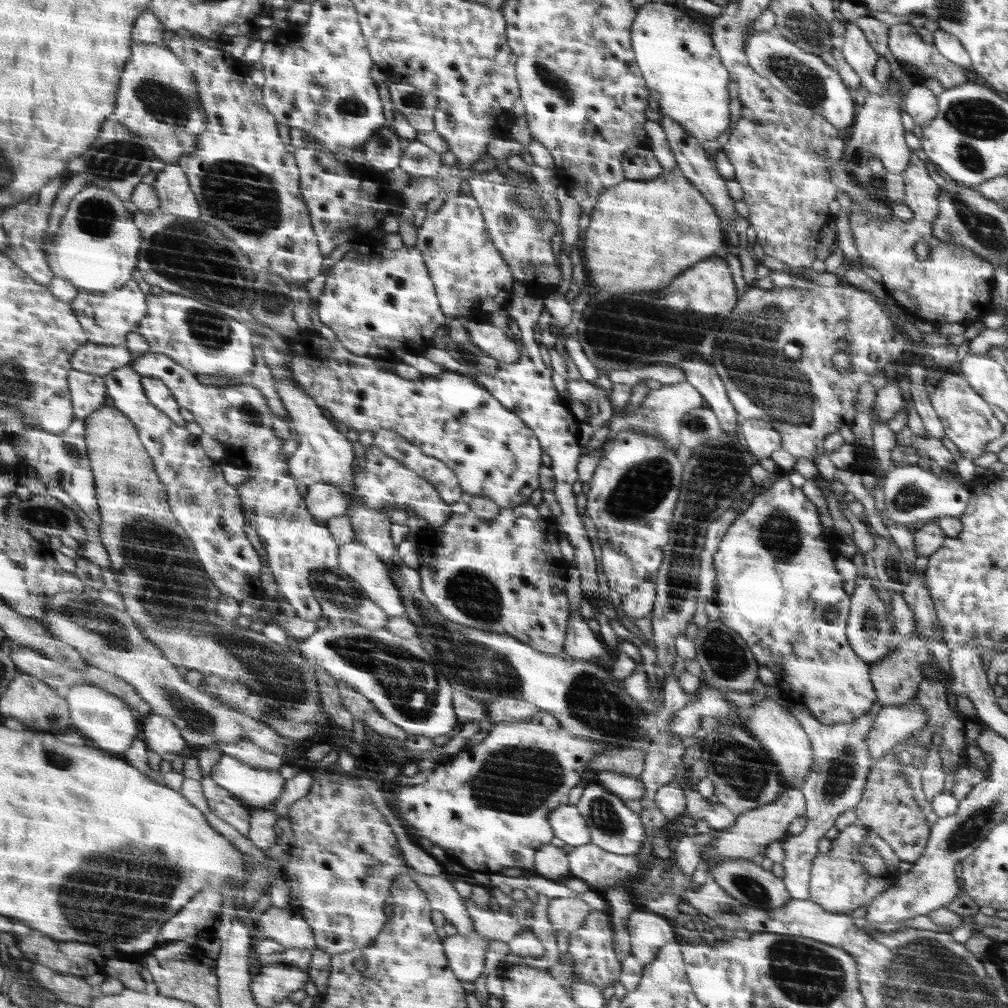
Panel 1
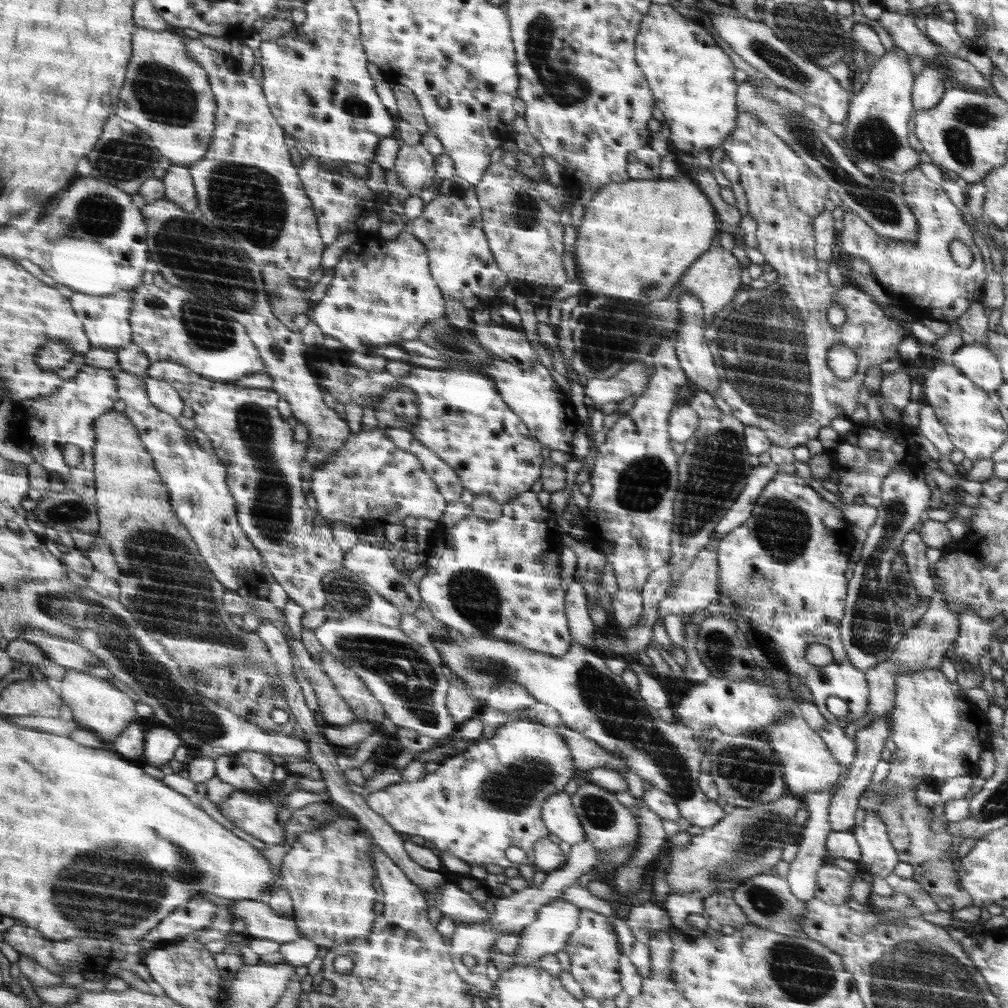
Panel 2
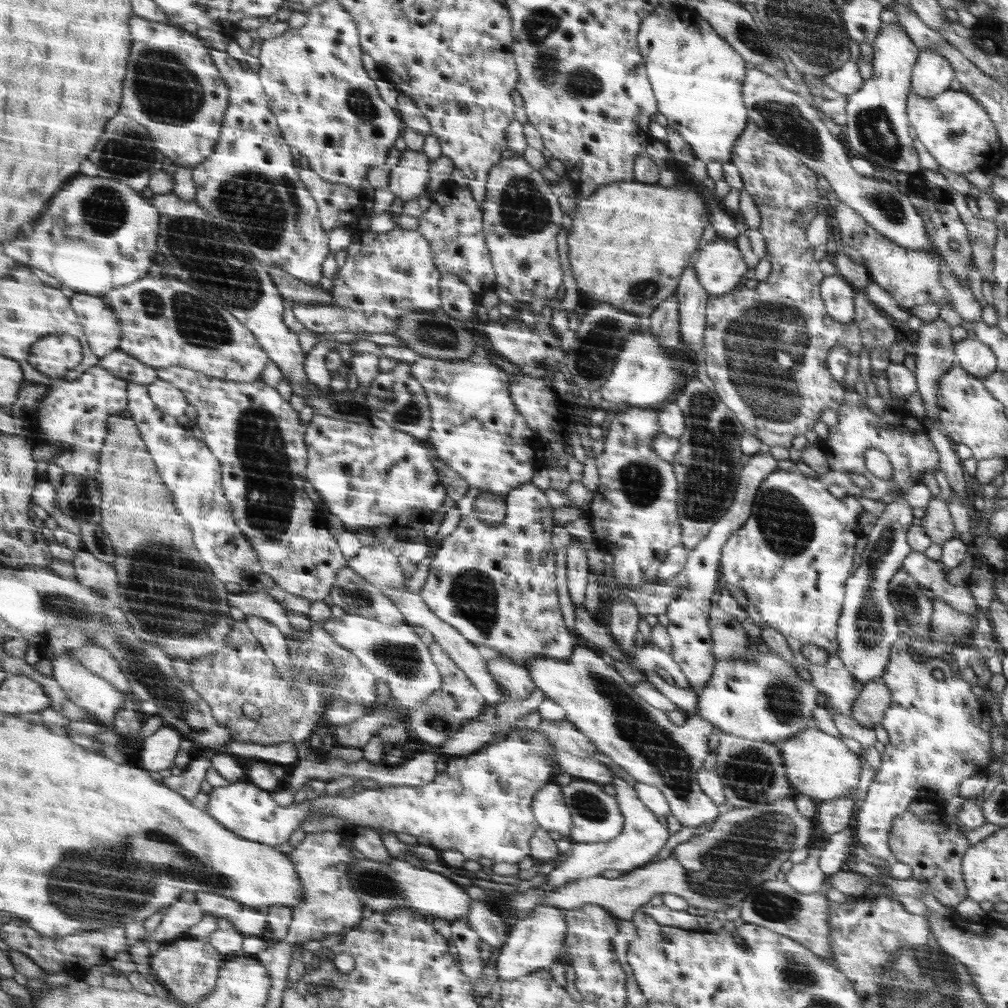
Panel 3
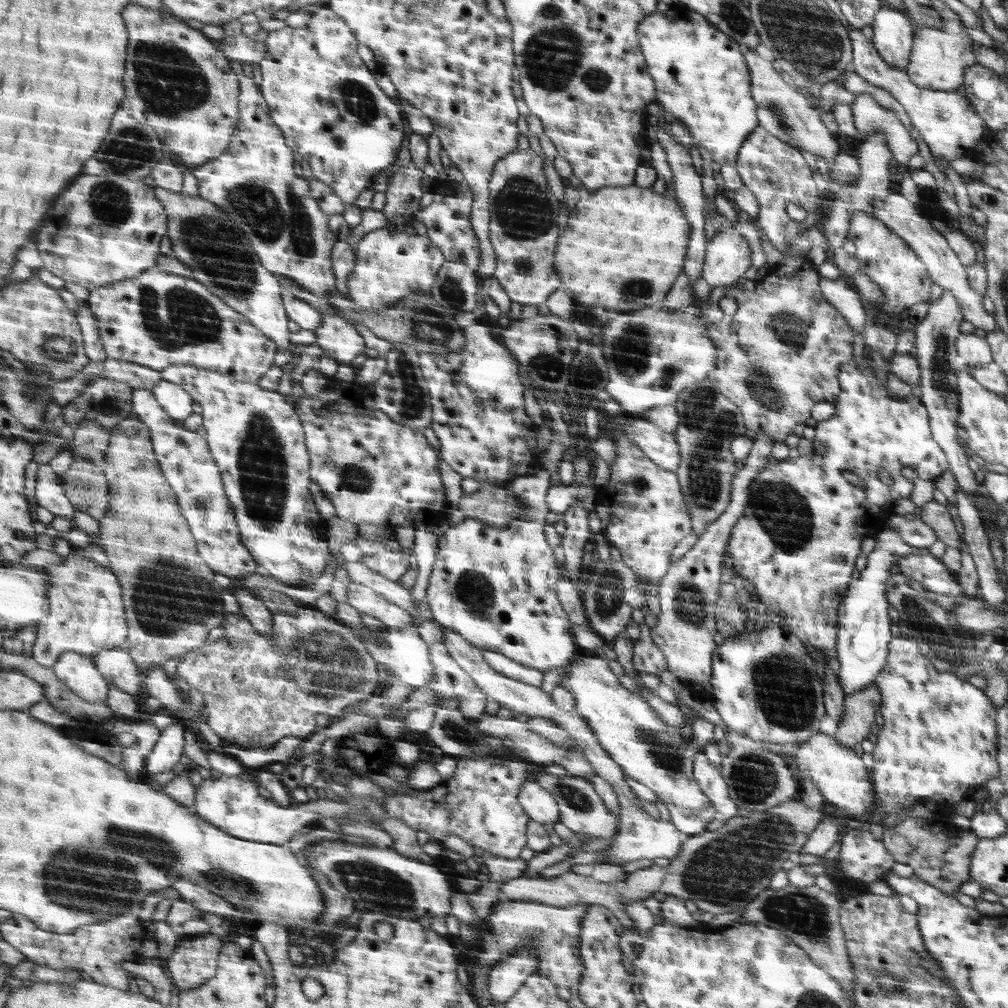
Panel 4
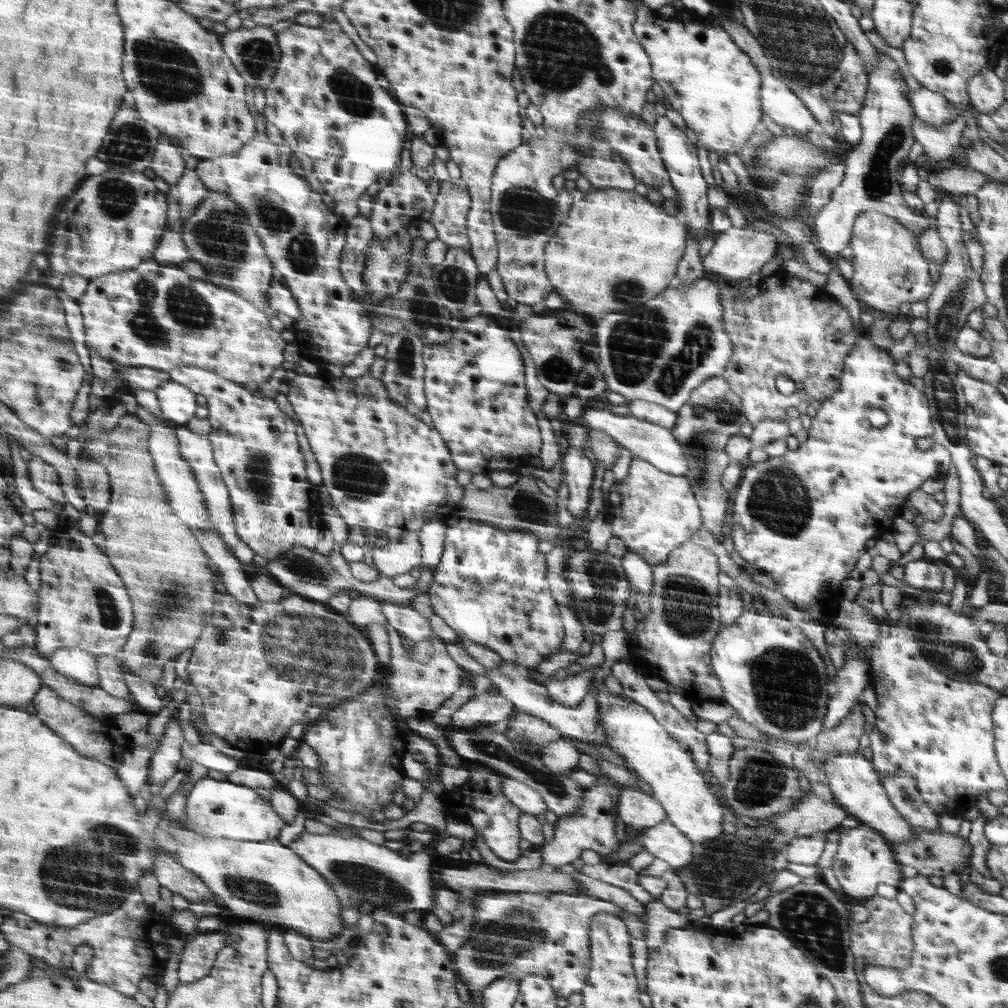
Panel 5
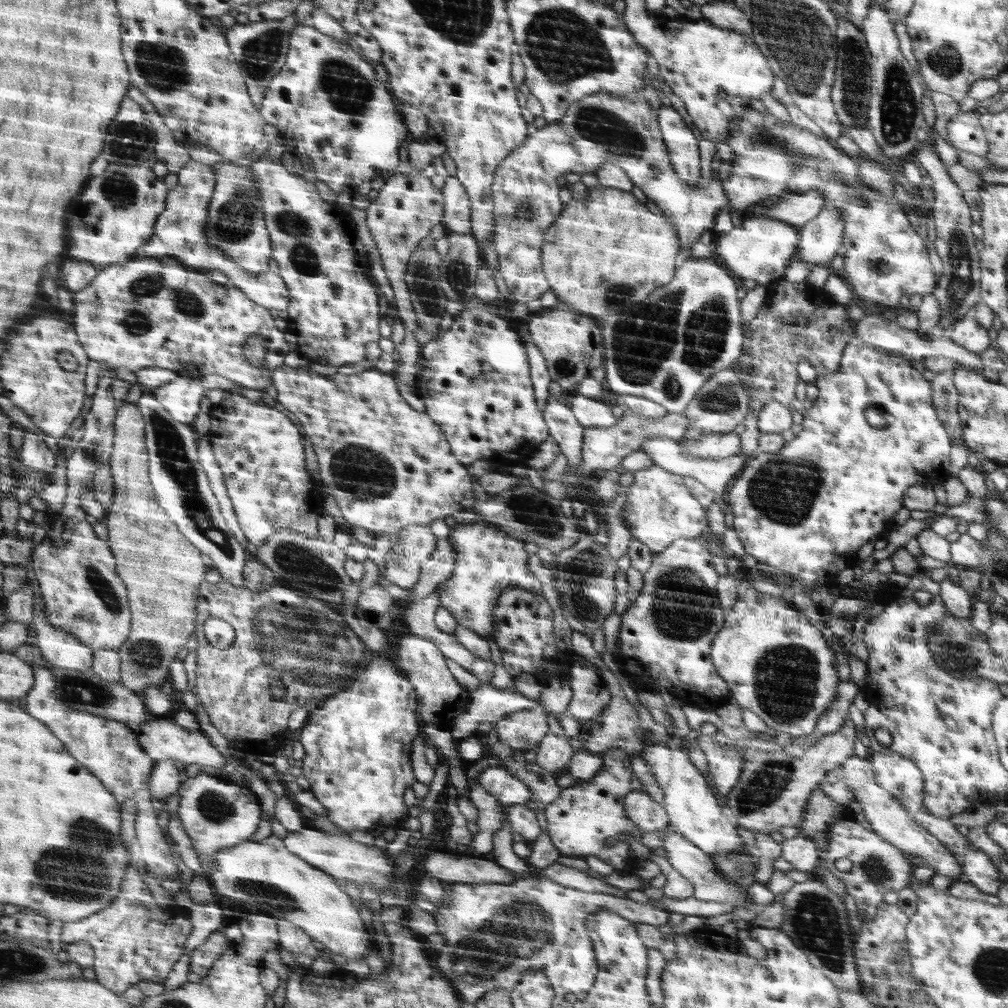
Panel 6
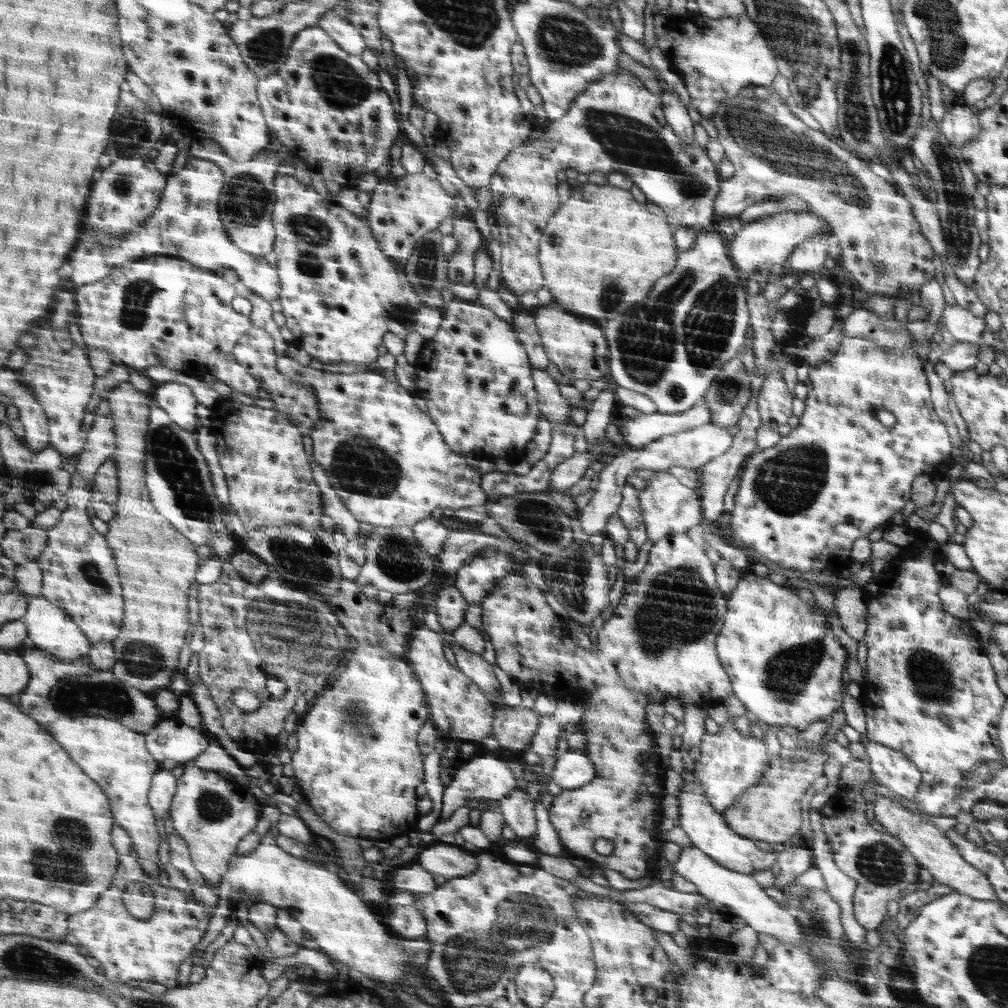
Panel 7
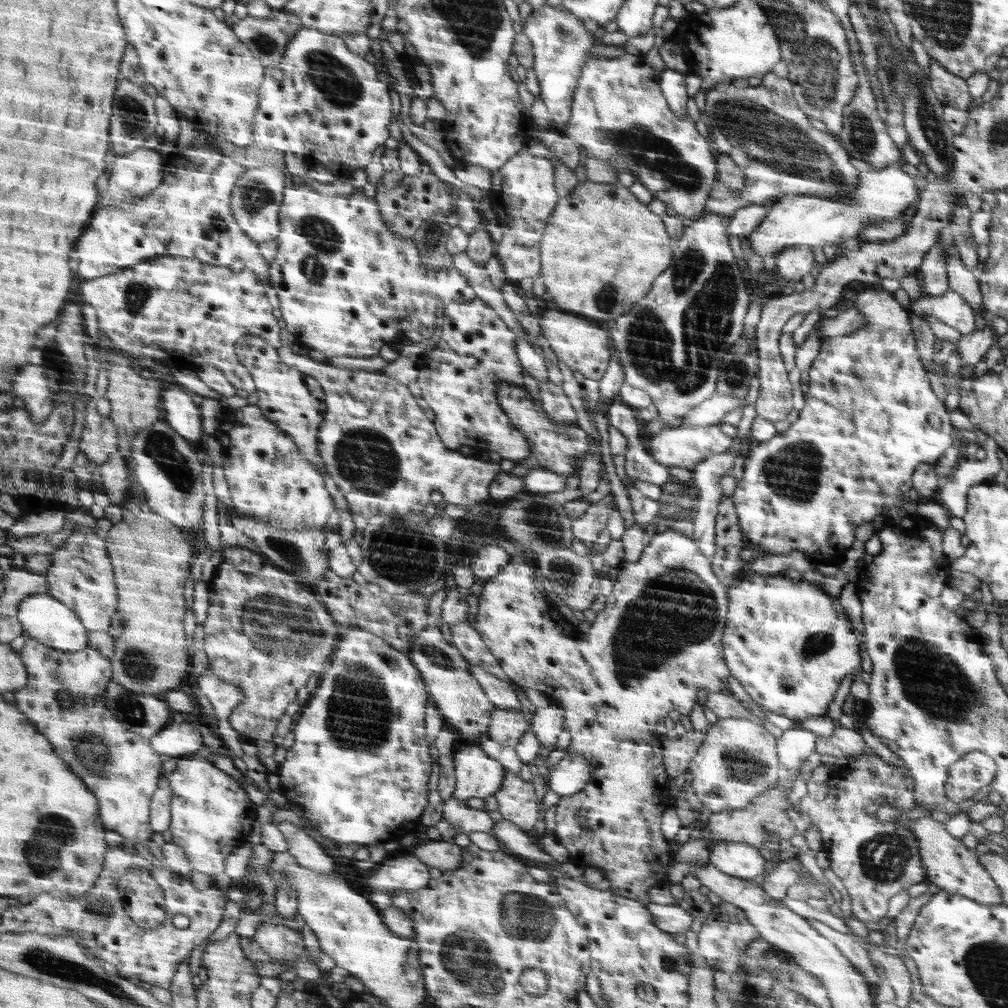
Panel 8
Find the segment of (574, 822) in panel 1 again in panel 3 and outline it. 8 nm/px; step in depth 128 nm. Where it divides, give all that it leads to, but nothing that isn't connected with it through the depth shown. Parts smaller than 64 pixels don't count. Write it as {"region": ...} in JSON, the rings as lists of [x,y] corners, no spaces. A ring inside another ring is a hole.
{"region":[[[549,783],[535,794],[533,816],[544,830],[560,832],[563,838],[571,836],[573,813],[563,796],[561,785]]]}

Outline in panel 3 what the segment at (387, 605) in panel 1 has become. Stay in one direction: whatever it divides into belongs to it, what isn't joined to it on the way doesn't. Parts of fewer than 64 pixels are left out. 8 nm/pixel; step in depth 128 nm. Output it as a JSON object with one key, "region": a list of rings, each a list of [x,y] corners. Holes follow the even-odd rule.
{"region":[[[363,546],[353,559],[348,560],[347,567],[357,572],[380,592],[388,589],[406,589],[412,593],[420,593],[426,582],[431,564],[431,558],[426,557],[418,563],[418,570],[410,578],[406,578],[398,562],[395,552],[384,548]]]}

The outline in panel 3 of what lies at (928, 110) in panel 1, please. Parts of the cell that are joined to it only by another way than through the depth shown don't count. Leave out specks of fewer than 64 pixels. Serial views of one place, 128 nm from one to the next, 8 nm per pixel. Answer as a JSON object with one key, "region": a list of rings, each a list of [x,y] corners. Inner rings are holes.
{"region":[[[922,48],[913,70],[913,89],[918,96],[934,98],[949,90],[956,77],[953,65],[941,52],[933,48]]]}

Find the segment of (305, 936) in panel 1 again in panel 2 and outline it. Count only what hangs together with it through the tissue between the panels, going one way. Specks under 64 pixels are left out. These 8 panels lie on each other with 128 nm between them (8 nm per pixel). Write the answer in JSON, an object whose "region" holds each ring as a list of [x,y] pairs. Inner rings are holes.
{"region":[[[242,899],[232,906],[235,916],[246,923],[248,935],[286,944],[304,938],[292,918],[283,917],[265,900]]]}

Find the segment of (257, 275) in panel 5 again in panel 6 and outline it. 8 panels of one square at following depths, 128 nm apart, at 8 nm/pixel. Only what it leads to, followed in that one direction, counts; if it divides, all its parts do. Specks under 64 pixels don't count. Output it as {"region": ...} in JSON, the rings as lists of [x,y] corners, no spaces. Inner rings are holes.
{"region":[[[217,163],[214,166],[218,174],[218,186],[210,207],[207,224],[207,238],[214,247],[235,262],[246,268],[252,276],[268,270],[268,260],[272,257],[272,237],[265,225],[262,212],[261,194],[254,185],[254,173],[243,163]]]}

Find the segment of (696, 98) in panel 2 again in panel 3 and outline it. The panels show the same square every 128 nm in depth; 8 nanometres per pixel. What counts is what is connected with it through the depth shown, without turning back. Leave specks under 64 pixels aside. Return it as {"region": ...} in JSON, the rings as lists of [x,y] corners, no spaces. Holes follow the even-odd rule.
{"region":[[[658,6],[654,16],[642,25],[642,36],[637,36],[637,47],[642,48],[642,56],[646,56],[645,68],[650,68],[650,84],[654,84],[657,93],[658,111],[668,119],[668,126],[673,128],[691,147],[696,159],[704,163],[730,163],[733,158],[733,148],[741,138],[742,131],[750,122],[748,109],[742,100],[742,80],[746,74],[744,57],[740,55],[709,23],[696,14],[690,15],[686,22],[686,14],[680,11],[668,12]],[[670,16],[670,24],[662,24]]]}

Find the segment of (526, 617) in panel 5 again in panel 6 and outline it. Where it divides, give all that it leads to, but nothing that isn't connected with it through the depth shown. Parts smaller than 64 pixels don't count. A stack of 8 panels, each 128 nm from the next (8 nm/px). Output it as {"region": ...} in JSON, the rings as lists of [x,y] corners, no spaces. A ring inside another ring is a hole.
{"region":[[[471,522],[468,524],[453,524],[449,534],[449,539],[453,542],[456,553],[456,562],[452,571],[452,576],[438,584],[440,593],[439,607],[444,607],[450,611],[456,625],[462,626],[472,633],[476,632],[480,637],[492,635],[492,612],[496,609],[498,599],[506,589],[516,587],[528,592],[542,595],[542,583],[532,574],[528,564],[528,552],[524,550],[524,541],[518,540],[505,532],[501,532],[496,526],[485,522]]]}

